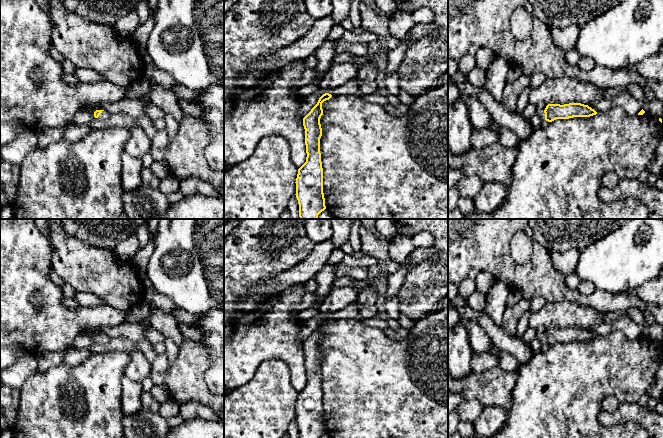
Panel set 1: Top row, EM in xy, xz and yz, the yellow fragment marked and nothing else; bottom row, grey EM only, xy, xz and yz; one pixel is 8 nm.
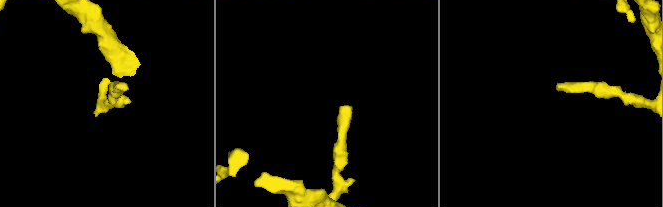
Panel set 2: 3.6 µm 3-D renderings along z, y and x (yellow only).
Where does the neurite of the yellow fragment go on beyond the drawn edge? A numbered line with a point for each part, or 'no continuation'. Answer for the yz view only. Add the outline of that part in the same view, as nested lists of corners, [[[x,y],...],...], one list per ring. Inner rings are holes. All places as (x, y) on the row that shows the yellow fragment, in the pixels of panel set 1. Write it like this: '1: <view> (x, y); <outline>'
1: yz (535, 121); [[[537,110],[536,113],[527,121],[532,126],[533,130],[540,128],[541,123],[545,120],[545,113],[543,110]]]

